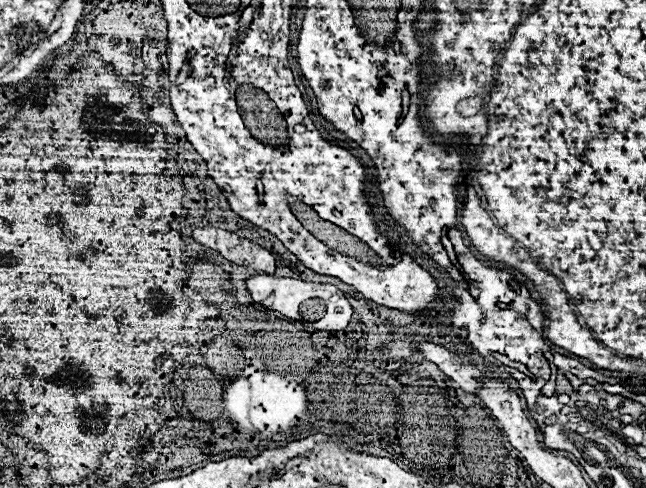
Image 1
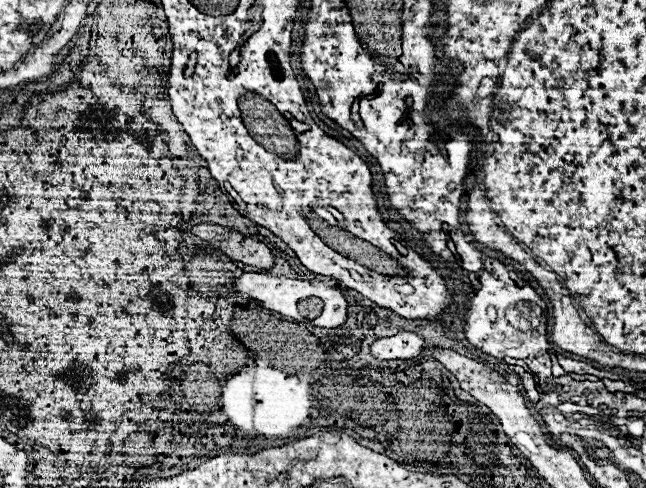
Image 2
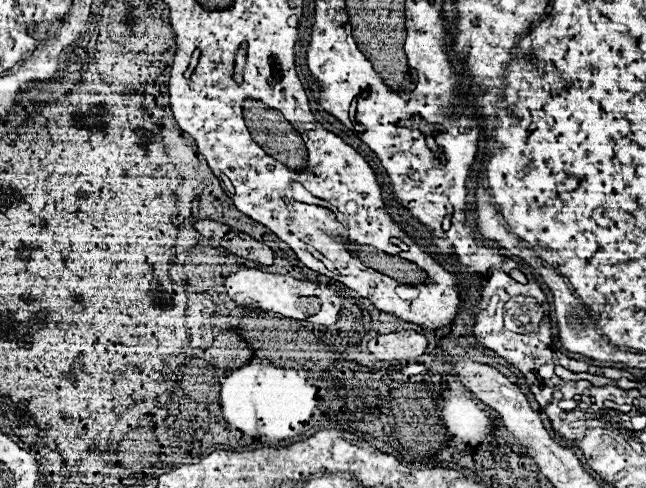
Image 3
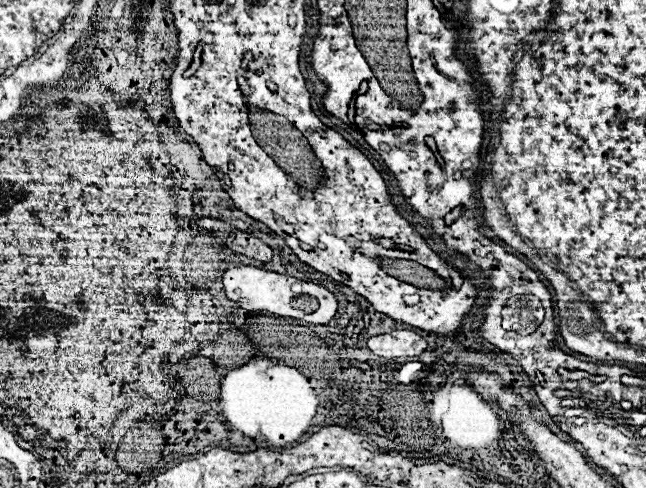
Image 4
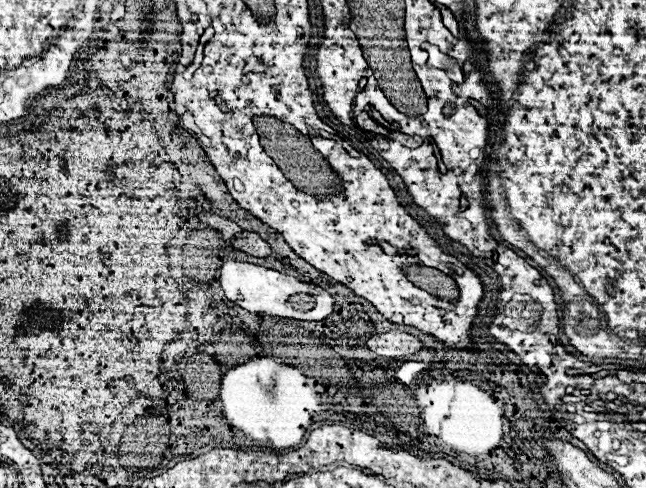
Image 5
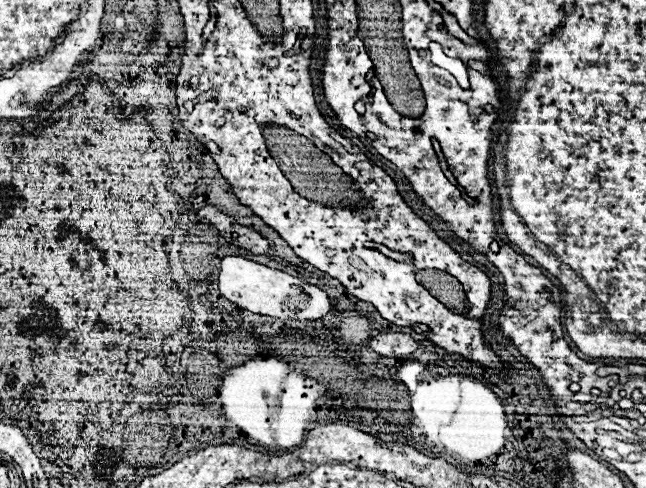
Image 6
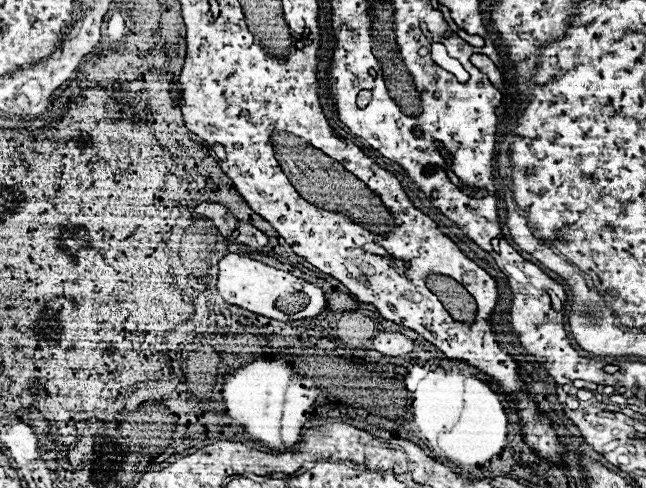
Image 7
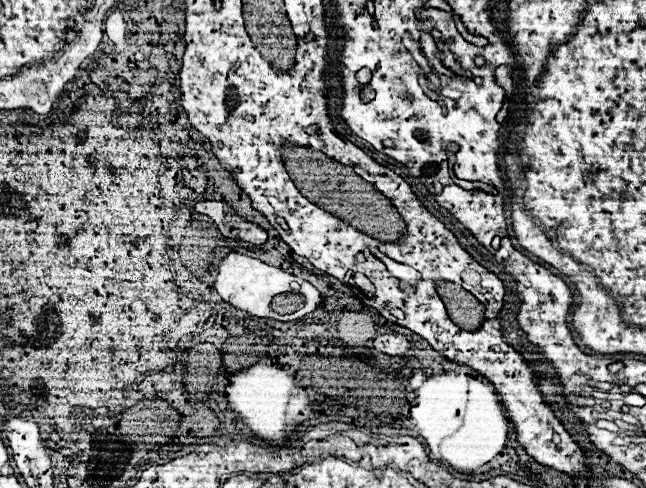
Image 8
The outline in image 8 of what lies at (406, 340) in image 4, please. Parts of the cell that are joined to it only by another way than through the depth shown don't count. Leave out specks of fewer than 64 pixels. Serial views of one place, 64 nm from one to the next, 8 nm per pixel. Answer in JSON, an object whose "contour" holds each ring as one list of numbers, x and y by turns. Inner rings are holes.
{"contour":[[380,334,374,338,374,348,388,356,404,356,410,350,410,342,400,334]]}

